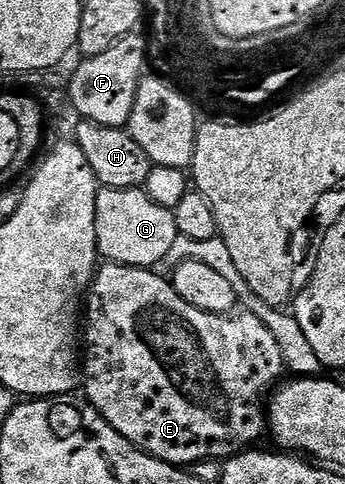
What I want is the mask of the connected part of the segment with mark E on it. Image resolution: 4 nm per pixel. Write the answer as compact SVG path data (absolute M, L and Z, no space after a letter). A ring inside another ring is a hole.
M115 262L100 265L95 271L90 291L85 299L85 345L81 350L81 390L91 407L107 421L125 440L129 440L137 449L144 450L149 456L180 468L194 467L195 463L206 458L226 460L233 454L241 454L254 447L259 437L264 437L268 429L267 416L261 403L280 385L285 369L281 350L273 334L257 318L246 312L232 314L210 314L201 308L193 308L181 296L177 296L174 286L166 277L155 274L154 269L141 266L118 266Z

